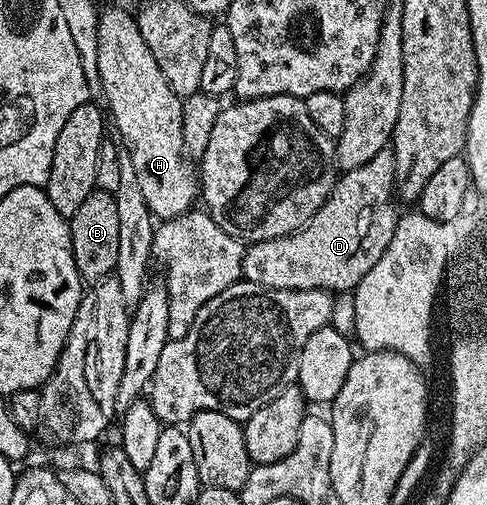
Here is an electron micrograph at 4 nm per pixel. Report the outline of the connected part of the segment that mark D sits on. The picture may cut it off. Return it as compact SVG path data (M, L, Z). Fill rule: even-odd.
M387 149L376 153L376 157L372 157L372 161L368 161L364 165L360 165L351 171L342 171L338 179L334 182L332 193L328 197L328 201L324 201L324 205L320 205L320 209L313 215L309 221L303 225L298 231L293 231L291 235L284 237L276 237L275 239L265 239L259 243L251 243L246 247L244 253L244 261L242 262L242 279L248 283L255 283L261 287L268 289L280 289L281 291L328 291L331 293L339 293L344 291L353 292L359 281L380 257L383 256L384 251L388 248L389 242L392 241L393 231L397 227L400 216L399 209L394 208L396 204L396 184L394 178L396 177L396 161L394 160L393 150Z

